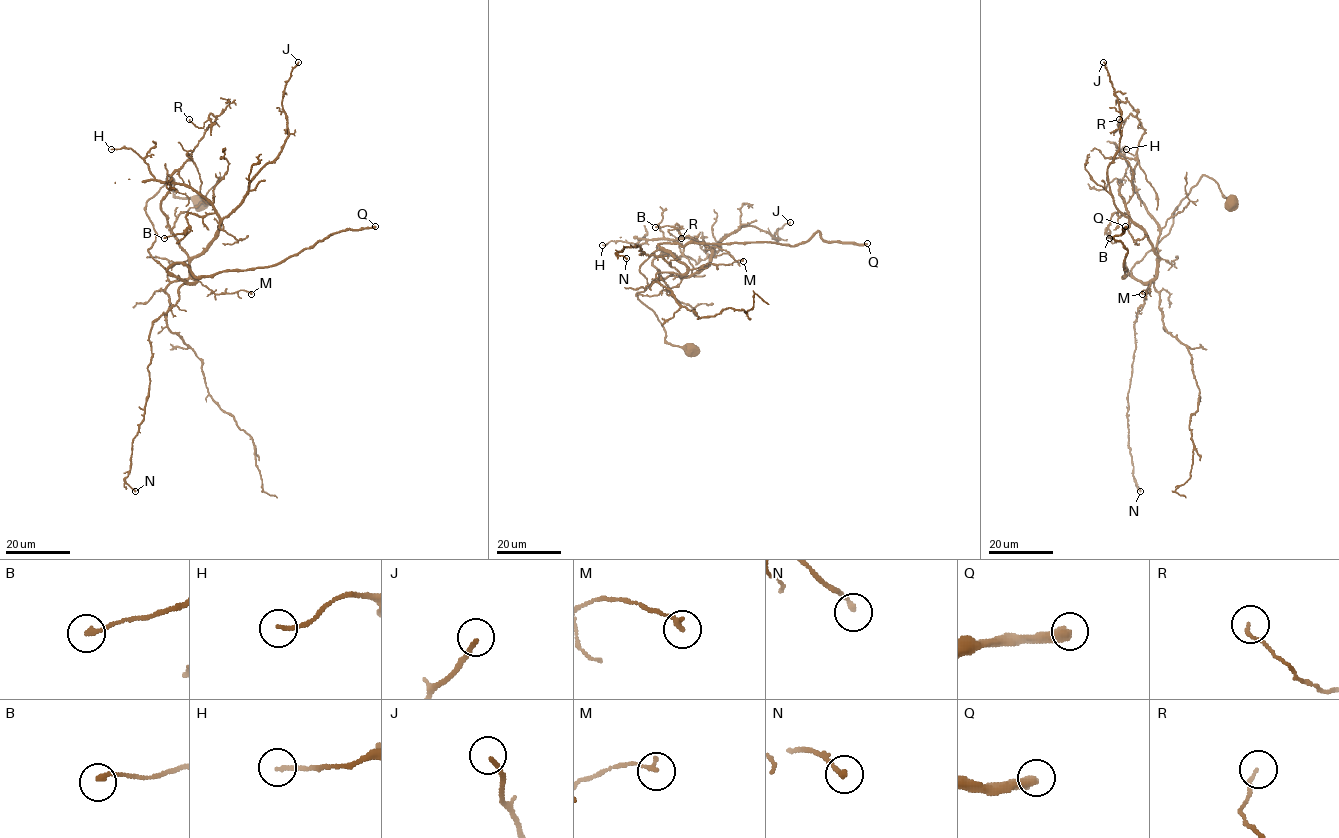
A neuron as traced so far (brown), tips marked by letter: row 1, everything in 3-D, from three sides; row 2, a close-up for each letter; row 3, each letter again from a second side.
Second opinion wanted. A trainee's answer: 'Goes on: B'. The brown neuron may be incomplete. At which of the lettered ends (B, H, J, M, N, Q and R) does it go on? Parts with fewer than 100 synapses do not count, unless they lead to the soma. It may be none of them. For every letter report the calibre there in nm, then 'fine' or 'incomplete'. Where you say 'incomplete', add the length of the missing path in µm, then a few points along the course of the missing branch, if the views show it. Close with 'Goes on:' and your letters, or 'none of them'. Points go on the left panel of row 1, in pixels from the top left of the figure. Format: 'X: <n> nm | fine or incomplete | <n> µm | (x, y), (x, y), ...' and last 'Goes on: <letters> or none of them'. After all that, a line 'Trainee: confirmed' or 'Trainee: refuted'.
B: 190 nm | fine
H: 150 nm | fine
J: 160 nm | fine
M: 160 nm | fine
N: 200 nm | fine
Q: 400 nm | incomplete | 170 µm
R: 120 nm | fine
Goes on: Q
Trainee: refuted

